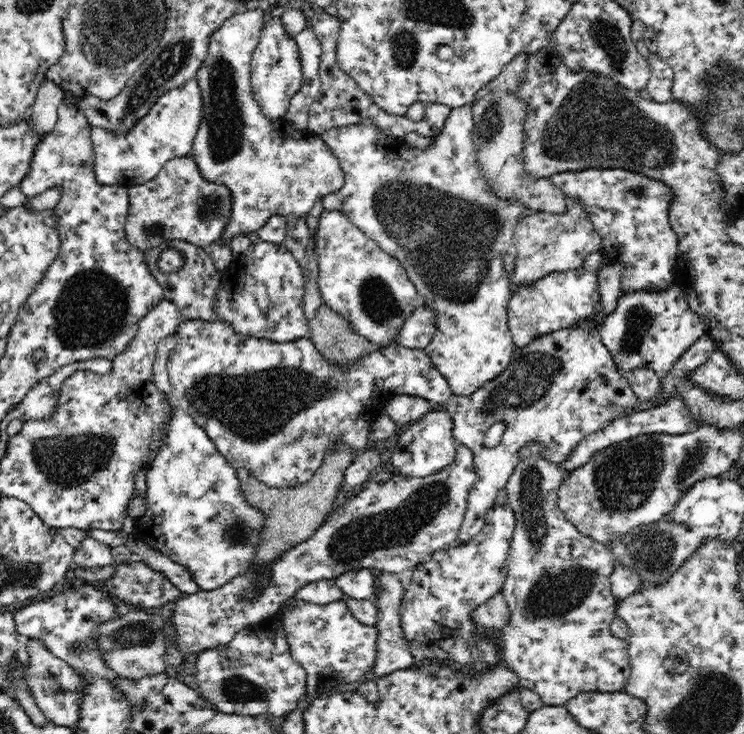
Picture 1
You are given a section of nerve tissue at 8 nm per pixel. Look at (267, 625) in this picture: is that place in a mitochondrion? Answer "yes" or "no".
no

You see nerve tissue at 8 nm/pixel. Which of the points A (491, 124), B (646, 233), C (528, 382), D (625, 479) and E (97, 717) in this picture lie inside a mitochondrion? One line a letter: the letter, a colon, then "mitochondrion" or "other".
A: mitochondrion
B: other
C: mitochondrion
D: mitochondrion
E: other

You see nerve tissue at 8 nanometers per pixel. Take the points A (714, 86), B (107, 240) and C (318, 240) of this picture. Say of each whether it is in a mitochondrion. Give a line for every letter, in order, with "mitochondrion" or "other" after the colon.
A: mitochondrion
B: other
C: other

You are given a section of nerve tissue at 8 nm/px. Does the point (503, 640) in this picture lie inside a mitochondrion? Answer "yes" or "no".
no

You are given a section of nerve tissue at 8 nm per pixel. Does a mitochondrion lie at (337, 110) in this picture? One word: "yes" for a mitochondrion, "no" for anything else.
yes

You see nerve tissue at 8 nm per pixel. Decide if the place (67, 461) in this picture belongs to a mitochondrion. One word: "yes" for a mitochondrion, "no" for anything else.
yes

